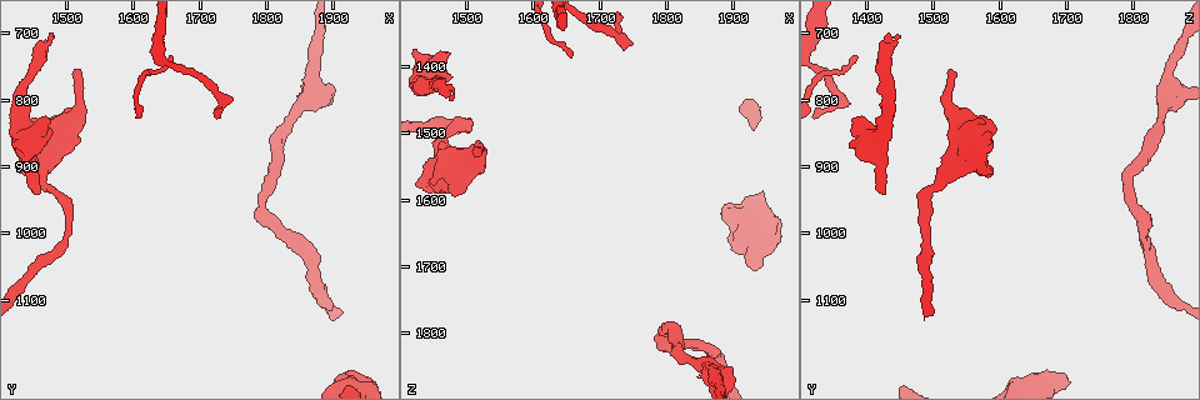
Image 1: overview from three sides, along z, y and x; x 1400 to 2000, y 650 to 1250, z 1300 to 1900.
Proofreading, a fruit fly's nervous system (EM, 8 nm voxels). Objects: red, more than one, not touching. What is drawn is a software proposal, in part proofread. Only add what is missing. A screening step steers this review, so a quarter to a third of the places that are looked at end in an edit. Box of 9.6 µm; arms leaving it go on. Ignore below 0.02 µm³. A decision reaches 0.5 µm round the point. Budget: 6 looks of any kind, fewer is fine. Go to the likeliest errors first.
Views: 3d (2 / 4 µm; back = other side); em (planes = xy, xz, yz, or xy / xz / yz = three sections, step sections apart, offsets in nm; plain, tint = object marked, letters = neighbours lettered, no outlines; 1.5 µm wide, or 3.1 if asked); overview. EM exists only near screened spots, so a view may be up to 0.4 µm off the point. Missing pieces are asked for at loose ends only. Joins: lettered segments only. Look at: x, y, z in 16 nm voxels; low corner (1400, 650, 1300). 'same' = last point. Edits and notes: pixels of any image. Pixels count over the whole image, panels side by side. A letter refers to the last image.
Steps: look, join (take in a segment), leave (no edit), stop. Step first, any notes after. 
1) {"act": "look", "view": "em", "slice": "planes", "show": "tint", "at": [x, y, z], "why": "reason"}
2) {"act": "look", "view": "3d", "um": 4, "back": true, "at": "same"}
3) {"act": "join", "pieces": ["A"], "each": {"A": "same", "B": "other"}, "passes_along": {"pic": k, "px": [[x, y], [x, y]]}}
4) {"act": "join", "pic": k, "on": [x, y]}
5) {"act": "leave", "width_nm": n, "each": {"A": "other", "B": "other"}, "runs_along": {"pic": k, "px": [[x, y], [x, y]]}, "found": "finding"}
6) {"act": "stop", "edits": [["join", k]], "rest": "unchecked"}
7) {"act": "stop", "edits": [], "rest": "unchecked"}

{"act": "look", "view": "em", "slice": "planes", "show": "plain", "at": [1930, 1215, 1695], "why": "an open end"}

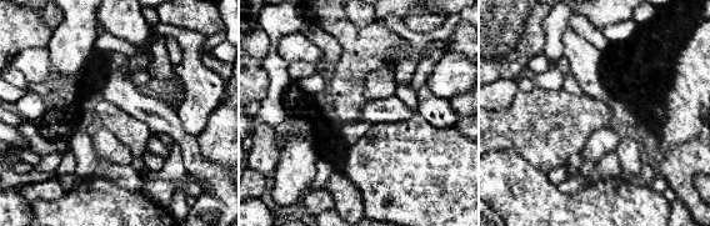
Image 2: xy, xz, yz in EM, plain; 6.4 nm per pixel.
{"act": "look", "view": "em", "slice": "planes", "show": "letters", "at": "same", "why": "see the neighbours"}

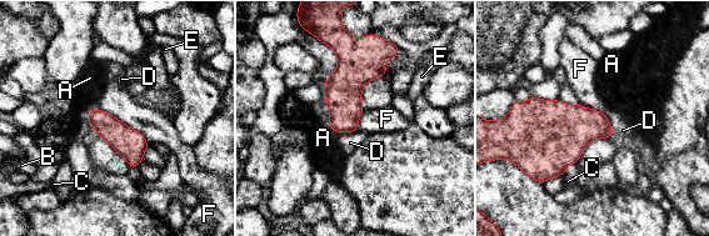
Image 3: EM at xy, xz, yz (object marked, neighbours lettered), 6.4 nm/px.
{"act": "leave", "each": {"A": "other", "B": "other", "C": "other", "D": "other", "E": "other", "F": "other"}, "border": {"pic": 3, "px": [[98, 106], [144, 137], [143, 160]]}, "found": "none of them fits"}

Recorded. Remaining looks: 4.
{"act": "look", "view": "em", "slice": "xy", "step": 4, "show": "tint", "at": [1510, 760, 1535], "why": "free end"}

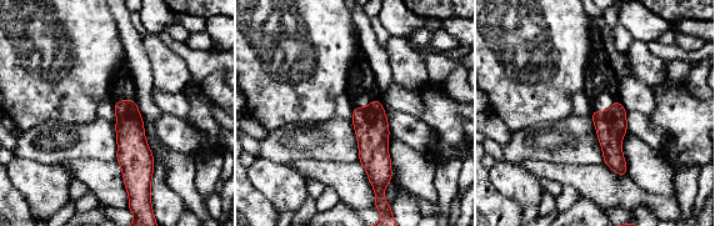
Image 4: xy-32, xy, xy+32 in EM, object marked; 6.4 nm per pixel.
{"act": "look", "view": "em", "slice": "xy", "step": 4, "show": "letters", "at": "same"}

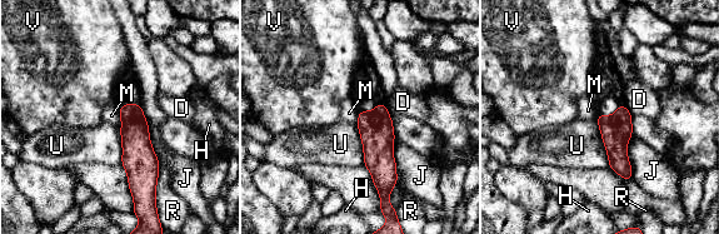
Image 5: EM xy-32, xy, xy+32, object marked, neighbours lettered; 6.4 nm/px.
{"act": "leave", "width_nm": 180, "each": {"D": "other", "H": "other", "J": "other", "M": "other", "R": "other", "U": "other", "V": "other"}, "found": "no lettered segment goes on from it"}

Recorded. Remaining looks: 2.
{"act": "look", "view": "em", "slice": "yz", "step": 4, "show": "tint", "at": [1475, 825, 1380], "why": "branch stops here"}

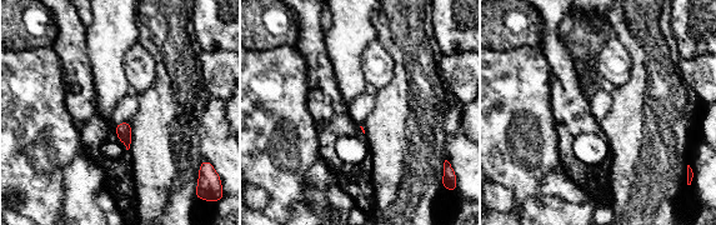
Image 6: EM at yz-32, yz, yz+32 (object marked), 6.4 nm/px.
{"act": "look", "view": "em", "slice": "planes", "show": "letters", "at": "same", "why": "cut it another way"}

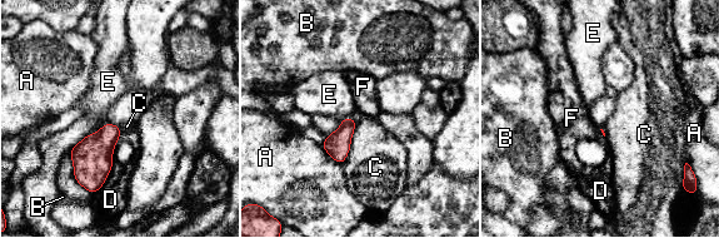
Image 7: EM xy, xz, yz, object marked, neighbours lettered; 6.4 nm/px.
{"act": "leave", "each": {"A": "other", "B": "other", "C": "other", "D": "other", "E": "other", "F": "other"}, "border": {"pic": 7, "px": [[356, 124], [343, 164]]}, "found": "no lettered segment goes on from it"}

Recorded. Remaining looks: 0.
{"act": "stop", "edits": [], "rest": "unchecked"}

